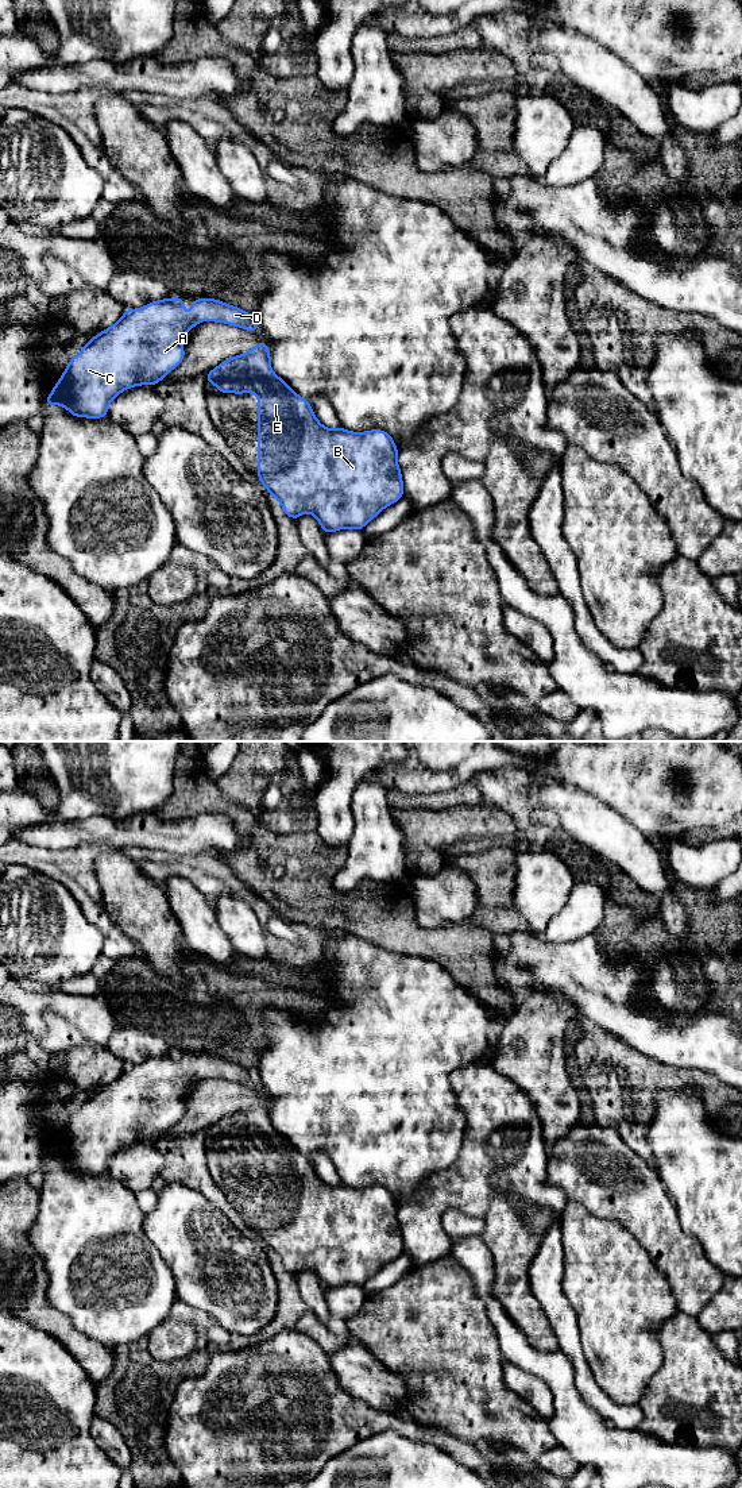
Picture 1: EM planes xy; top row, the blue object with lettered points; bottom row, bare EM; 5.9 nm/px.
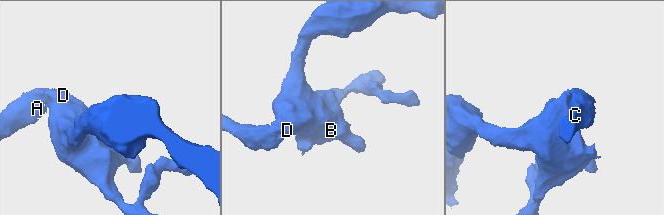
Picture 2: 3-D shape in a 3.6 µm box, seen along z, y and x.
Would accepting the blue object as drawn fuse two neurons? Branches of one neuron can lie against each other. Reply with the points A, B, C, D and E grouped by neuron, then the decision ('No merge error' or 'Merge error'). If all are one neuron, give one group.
Groups: A B C D E. No merge error

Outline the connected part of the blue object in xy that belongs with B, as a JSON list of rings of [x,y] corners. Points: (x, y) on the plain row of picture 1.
[[[260,1098],[250,1107],[221,1118],[206,1130],[206,1137],[220,1149],[255,1149],[258,1152],[258,1234],[275,1253],[285,1271],[297,1276],[302,1269],[313,1271],[328,1291],[339,1285],[363,1285],[384,1264],[403,1253],[403,1237],[397,1217],[398,1204],[393,1194],[382,1186],[351,1188],[344,1184],[324,1183],[308,1156],[279,1134],[271,1125],[270,1107]]]

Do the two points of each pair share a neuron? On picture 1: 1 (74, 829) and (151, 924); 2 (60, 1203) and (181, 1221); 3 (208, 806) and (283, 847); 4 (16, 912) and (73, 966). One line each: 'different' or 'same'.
1: different
2: different
3: same
4: same

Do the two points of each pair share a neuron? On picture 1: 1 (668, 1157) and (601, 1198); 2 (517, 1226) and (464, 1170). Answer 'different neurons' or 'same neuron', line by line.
1: different neurons
2: different neurons

